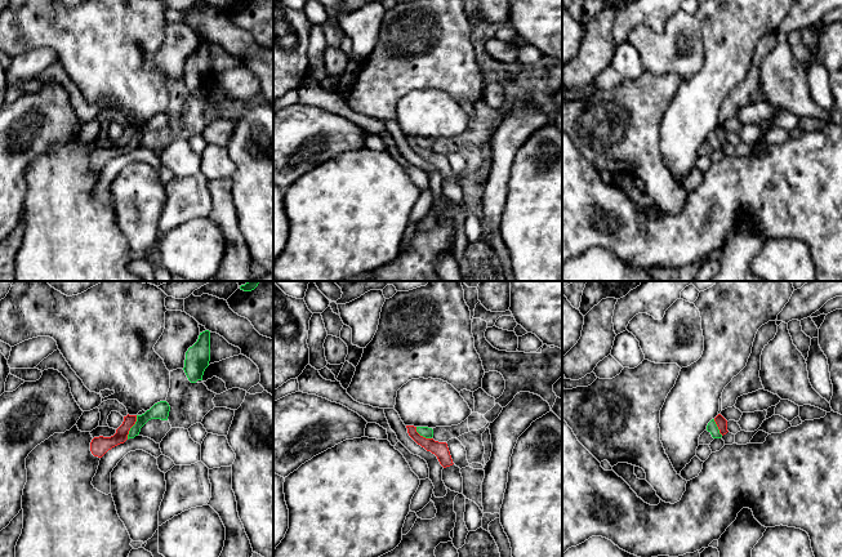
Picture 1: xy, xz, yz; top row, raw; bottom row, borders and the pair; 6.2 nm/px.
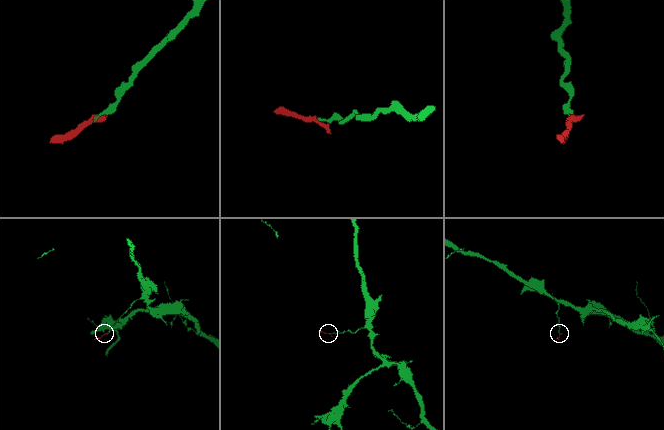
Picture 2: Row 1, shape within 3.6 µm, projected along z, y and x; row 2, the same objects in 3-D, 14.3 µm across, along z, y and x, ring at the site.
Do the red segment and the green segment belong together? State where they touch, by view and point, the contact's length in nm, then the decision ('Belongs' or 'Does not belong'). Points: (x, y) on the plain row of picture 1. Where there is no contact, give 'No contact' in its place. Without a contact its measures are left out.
Touches red at xy (132, 137). Shared border 170 nm. Belongs

